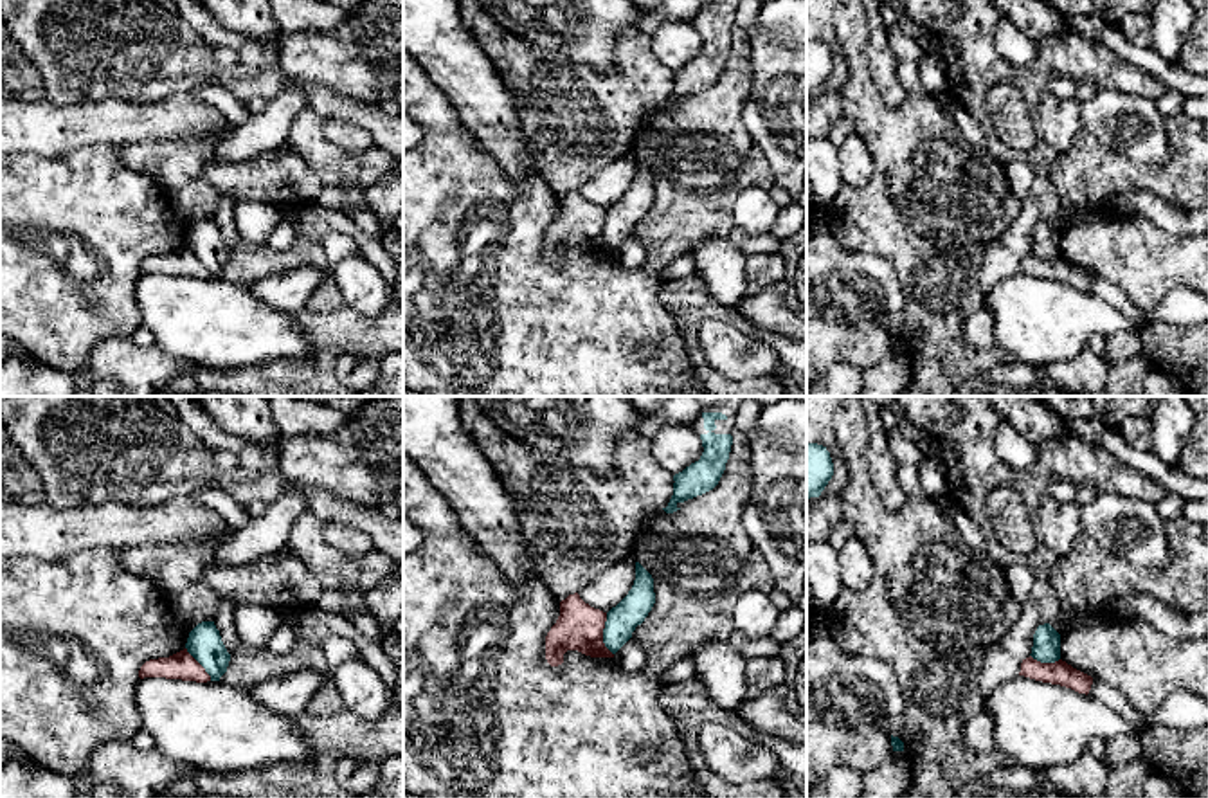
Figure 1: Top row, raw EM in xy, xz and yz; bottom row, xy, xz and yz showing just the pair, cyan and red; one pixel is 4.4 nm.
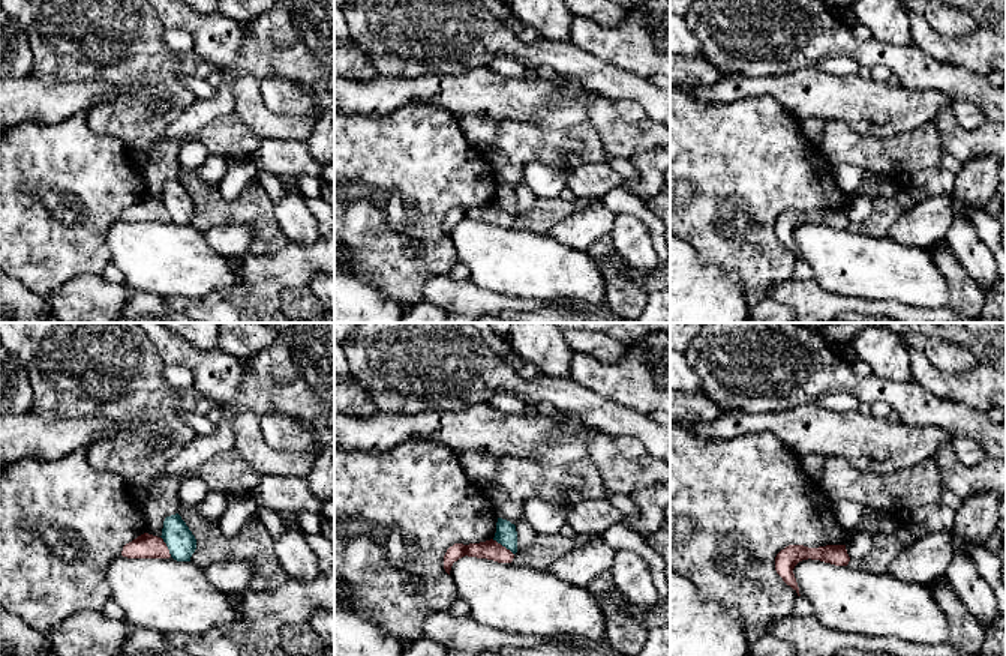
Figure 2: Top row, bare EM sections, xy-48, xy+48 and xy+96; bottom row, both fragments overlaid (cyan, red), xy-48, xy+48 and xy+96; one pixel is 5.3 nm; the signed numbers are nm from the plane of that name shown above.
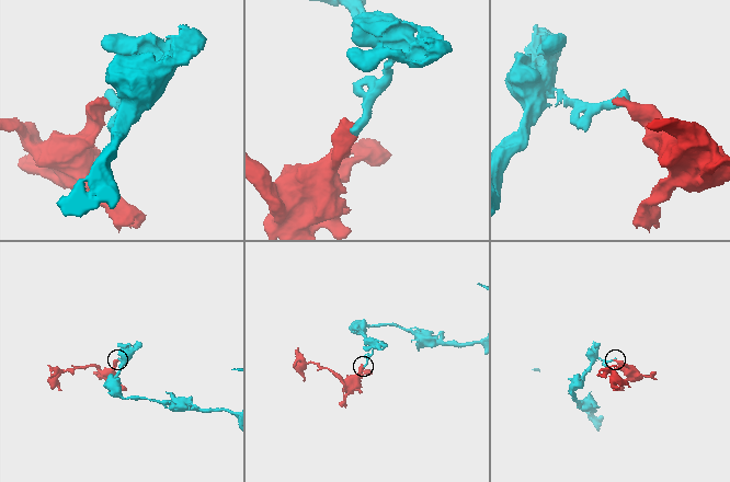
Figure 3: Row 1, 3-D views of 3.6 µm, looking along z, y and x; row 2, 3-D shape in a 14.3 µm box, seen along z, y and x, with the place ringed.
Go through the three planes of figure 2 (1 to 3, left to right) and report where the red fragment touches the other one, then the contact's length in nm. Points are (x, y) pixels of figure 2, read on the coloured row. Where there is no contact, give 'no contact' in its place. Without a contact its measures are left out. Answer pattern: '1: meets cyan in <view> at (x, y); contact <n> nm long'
1: meets cyan in xy-48 at (167, 545); contact 130 nm long
2: meets cyan in xy+48 at (502, 545); contact 150 nm long
3: no contact

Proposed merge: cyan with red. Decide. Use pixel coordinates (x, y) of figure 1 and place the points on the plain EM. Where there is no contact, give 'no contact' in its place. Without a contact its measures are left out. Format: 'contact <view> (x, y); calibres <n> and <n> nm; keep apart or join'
contact xz (604, 231); calibres 140 and 200 nm; keep apart

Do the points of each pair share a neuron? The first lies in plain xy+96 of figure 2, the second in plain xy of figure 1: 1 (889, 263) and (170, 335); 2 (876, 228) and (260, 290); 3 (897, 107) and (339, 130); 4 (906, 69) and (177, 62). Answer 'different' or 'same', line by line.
1: same
2: different
3: different
4: same

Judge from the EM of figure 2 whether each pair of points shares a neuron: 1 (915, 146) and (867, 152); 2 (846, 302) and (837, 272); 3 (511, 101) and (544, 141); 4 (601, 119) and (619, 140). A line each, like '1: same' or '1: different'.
1: same
2: different
3: different
4: same

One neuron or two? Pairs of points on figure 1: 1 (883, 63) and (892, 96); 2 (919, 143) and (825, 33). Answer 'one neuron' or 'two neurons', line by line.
1: one neuron
2: two neurons

